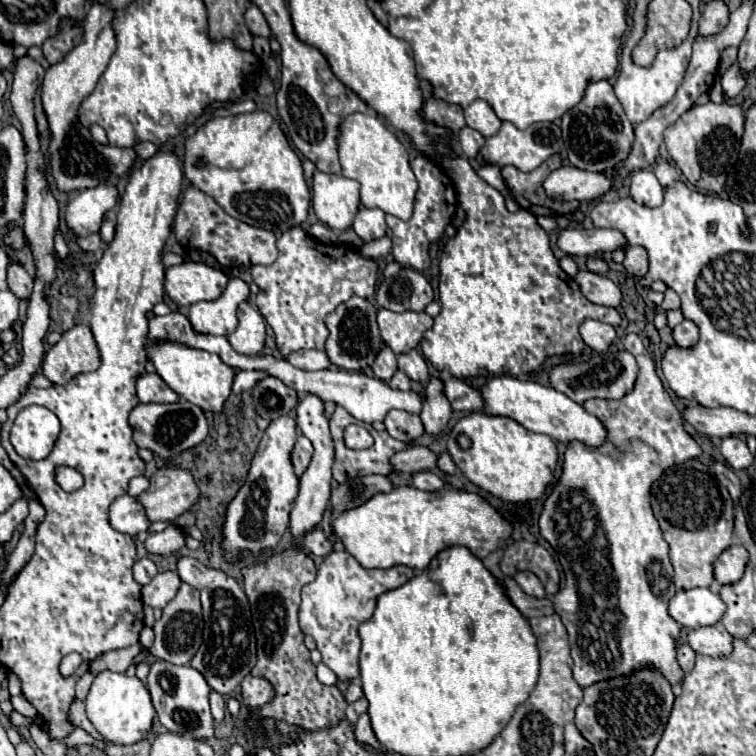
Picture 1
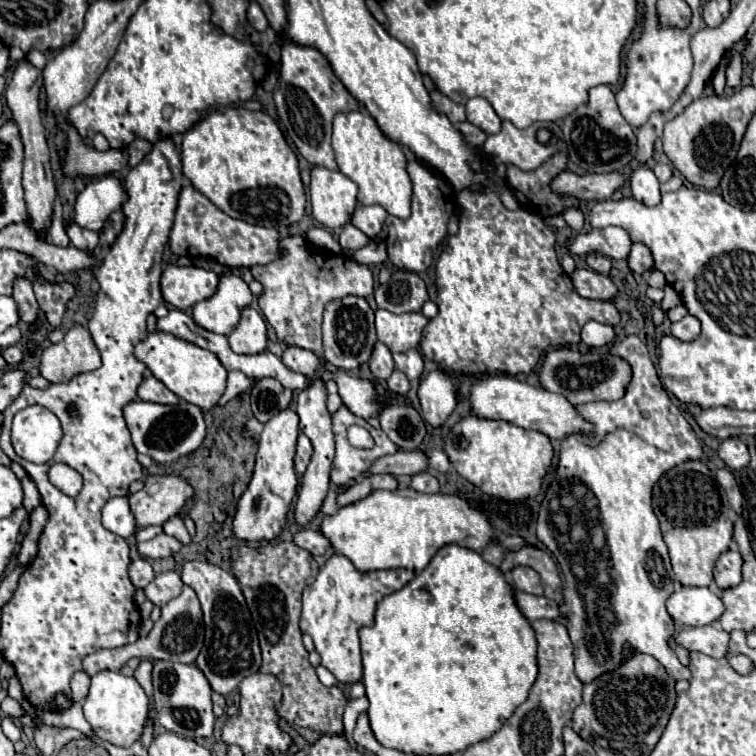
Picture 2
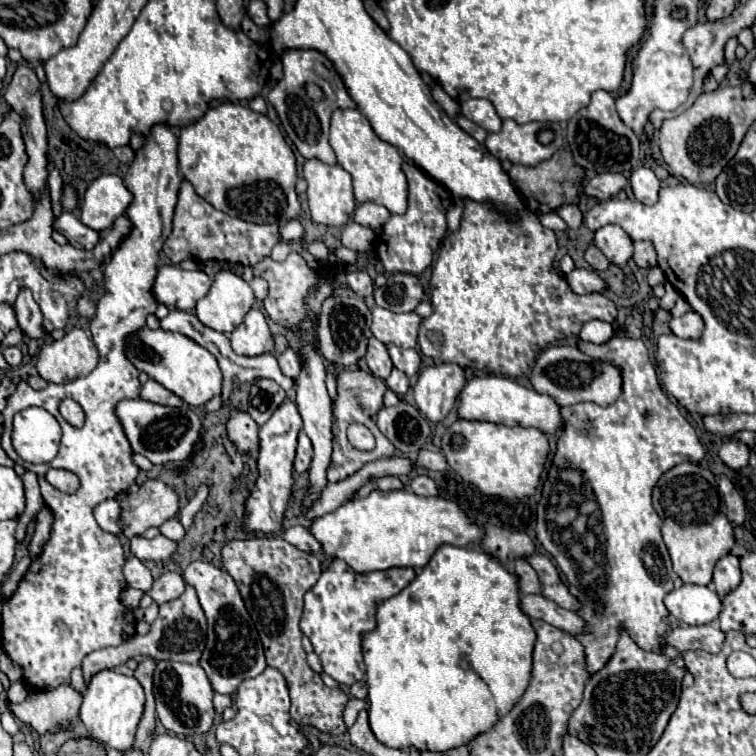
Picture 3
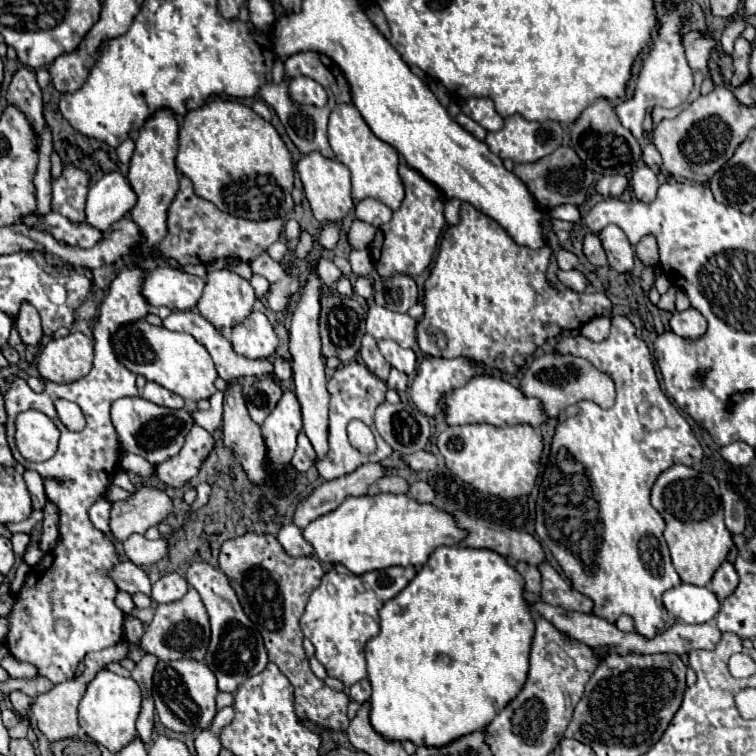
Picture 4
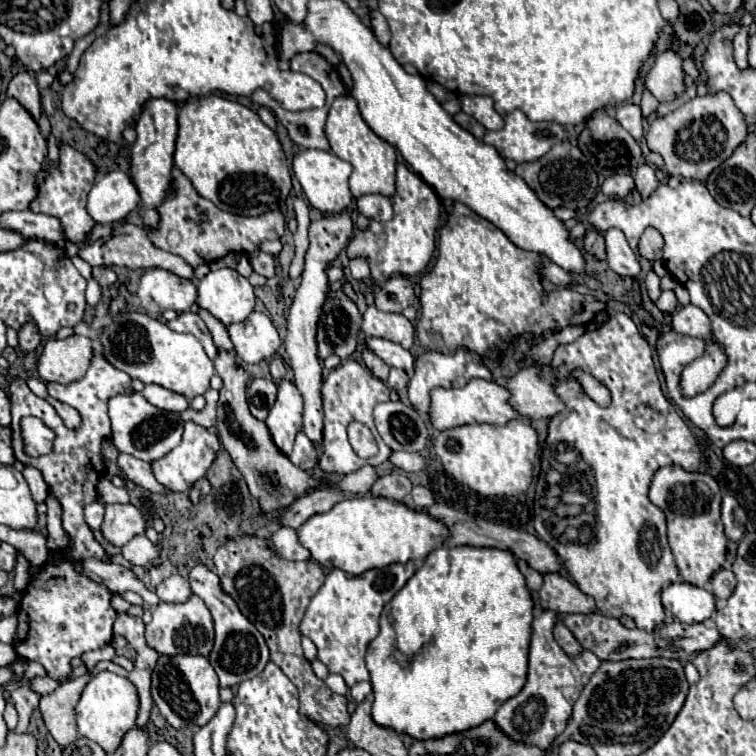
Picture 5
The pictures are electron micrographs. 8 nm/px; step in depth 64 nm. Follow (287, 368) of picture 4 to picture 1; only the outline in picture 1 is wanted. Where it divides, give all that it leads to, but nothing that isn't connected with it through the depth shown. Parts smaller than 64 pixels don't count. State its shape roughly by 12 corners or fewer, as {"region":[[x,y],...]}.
{"region":[[298,350],[288,362],[314,372],[332,366],[322,350]]}

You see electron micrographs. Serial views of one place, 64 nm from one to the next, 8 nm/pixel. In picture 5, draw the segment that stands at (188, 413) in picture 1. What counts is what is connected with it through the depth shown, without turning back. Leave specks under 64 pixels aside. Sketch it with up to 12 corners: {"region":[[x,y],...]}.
{"region":[[142,394],[110,400],[112,442],[152,462],[182,440],[184,420]]}

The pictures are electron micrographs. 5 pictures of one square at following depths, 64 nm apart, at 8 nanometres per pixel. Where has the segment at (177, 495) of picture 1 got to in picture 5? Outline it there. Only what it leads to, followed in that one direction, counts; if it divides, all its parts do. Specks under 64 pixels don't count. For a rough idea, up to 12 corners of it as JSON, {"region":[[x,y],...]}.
{"region":[[108,504],[102,534],[114,546],[144,534],[142,504]]}

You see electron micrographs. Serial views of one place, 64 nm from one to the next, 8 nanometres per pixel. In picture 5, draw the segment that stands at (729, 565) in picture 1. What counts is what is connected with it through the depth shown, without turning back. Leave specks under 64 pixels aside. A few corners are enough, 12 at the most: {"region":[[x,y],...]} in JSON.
{"region":[[722,568],[712,576],[714,596],[720,604],[736,588],[732,570]]}

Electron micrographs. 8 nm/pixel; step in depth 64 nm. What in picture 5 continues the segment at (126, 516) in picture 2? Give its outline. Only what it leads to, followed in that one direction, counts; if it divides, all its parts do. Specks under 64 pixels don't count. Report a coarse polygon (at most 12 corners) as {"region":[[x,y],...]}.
{"region":[[92,502],[84,508],[88,526],[94,532],[104,522],[104,504]]}

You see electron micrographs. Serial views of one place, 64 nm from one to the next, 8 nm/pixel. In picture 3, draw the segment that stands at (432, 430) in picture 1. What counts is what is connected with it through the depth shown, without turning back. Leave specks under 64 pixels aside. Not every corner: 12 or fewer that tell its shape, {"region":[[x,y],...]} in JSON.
{"region":[[434,364],[420,372],[414,400],[434,424],[454,408],[464,370]]}

